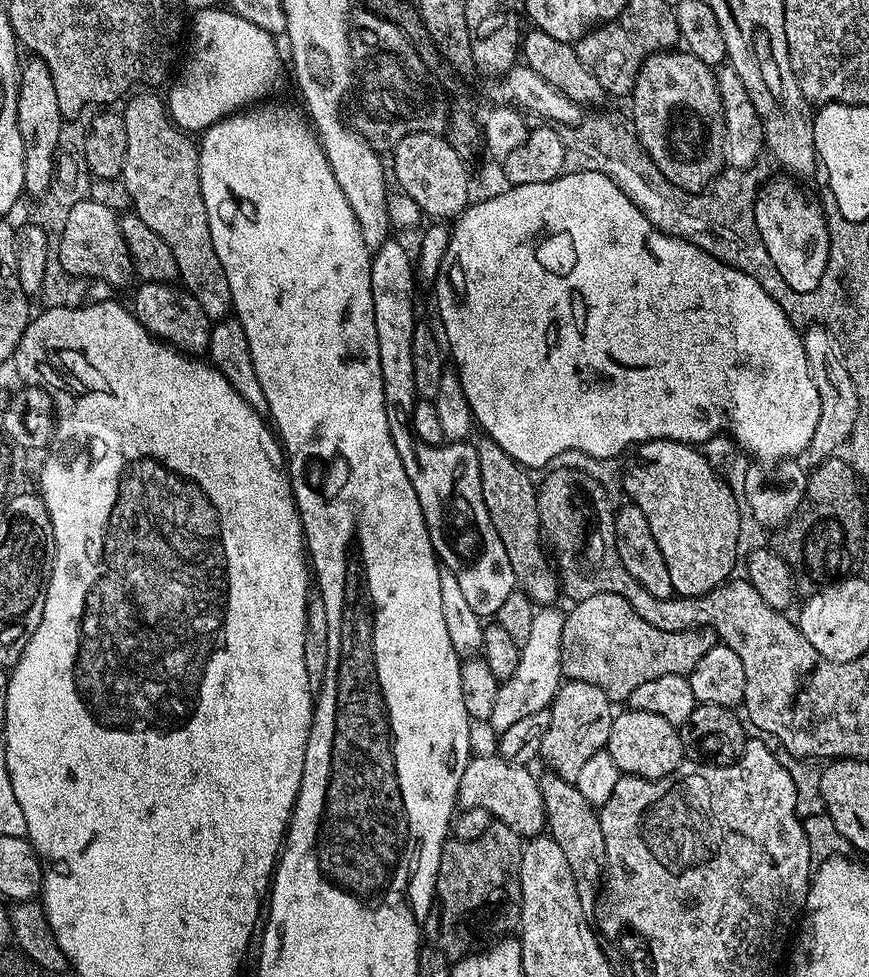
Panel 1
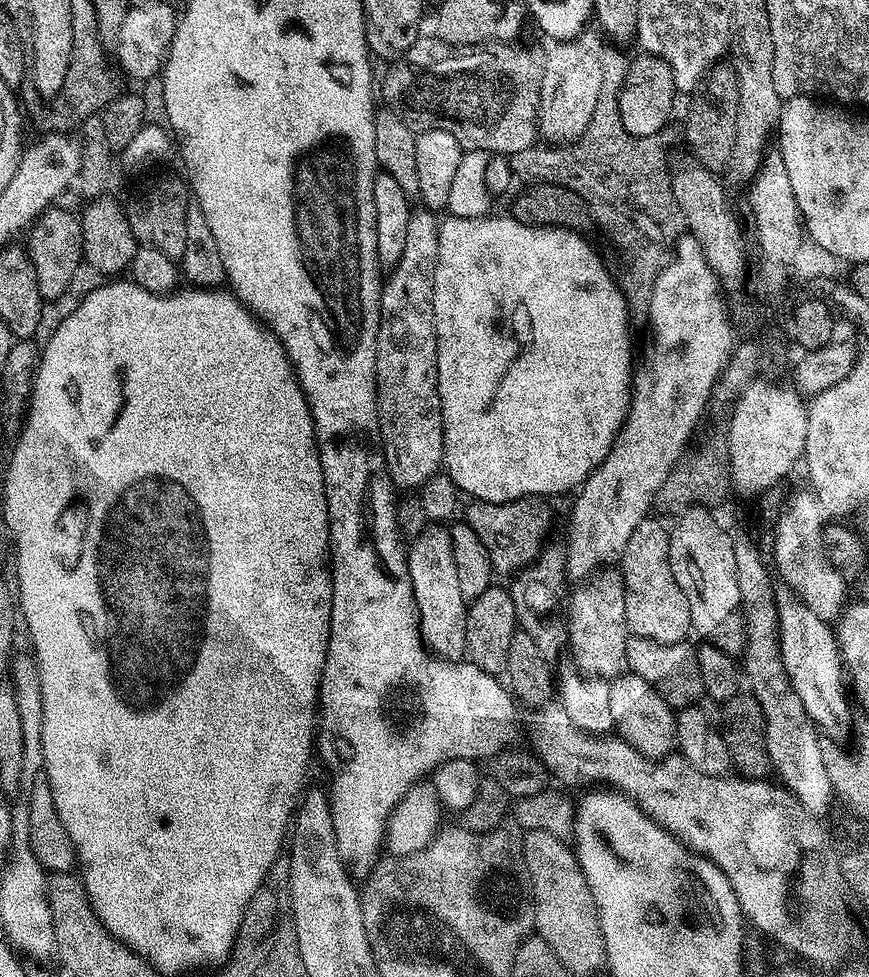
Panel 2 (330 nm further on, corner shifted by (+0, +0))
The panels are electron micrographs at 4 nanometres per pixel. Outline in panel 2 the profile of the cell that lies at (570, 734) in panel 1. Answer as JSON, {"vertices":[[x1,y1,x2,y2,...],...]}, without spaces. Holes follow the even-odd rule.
{"vertices":[[604,566,592,573,583,581,580,589,571,593,566,604,568,642,567,647,572,648,572,656,575,667,585,676,598,676,601,678,615,678,625,671,628,659,626,658,626,646,628,645,629,631,626,614,626,598,624,597,624,579,619,567]]}

